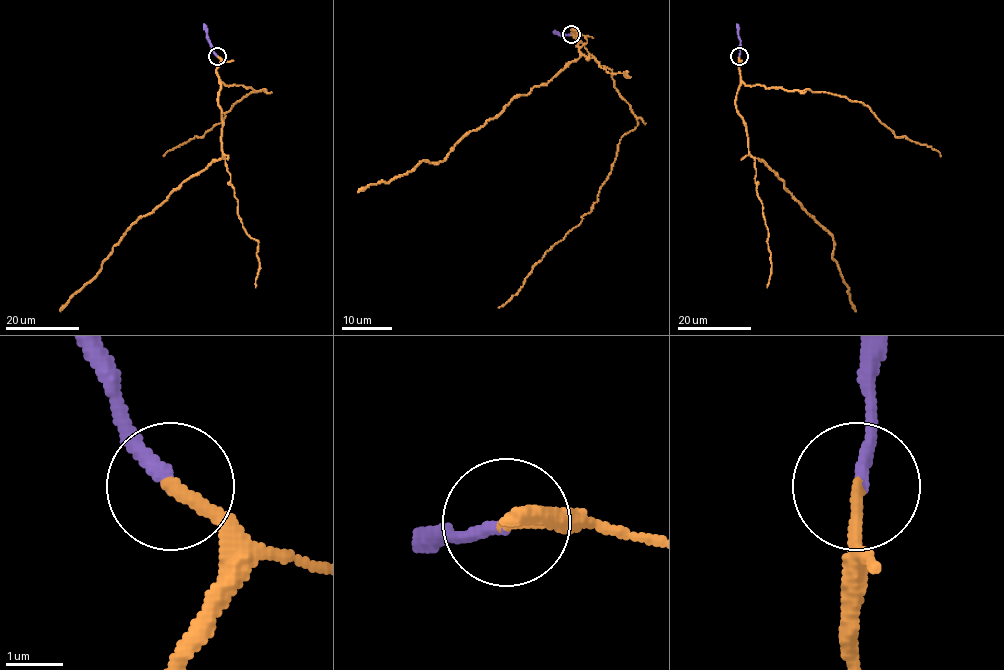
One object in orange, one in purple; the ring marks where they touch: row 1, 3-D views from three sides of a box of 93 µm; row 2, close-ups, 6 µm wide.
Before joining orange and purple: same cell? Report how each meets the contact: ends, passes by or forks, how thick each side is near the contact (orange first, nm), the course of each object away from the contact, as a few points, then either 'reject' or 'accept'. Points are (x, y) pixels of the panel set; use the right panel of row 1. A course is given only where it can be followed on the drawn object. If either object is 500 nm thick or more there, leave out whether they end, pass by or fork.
orange ends; purple ends; calibres 200 and 240 nm; course orange (739, 56), (735, 106), (745, 124), (748, 152), (783, 182), (831, 235), (832, 259), (856, 311); course purple (739, 56), (737, 24); accept

